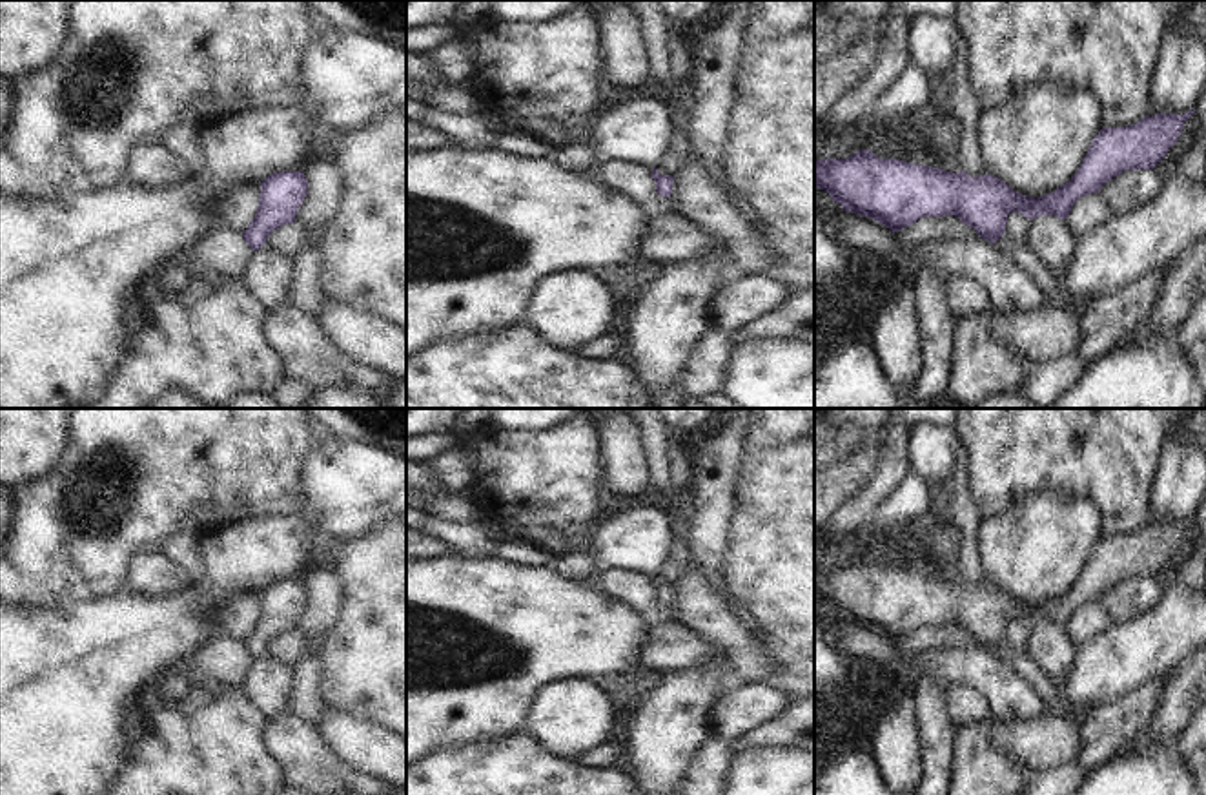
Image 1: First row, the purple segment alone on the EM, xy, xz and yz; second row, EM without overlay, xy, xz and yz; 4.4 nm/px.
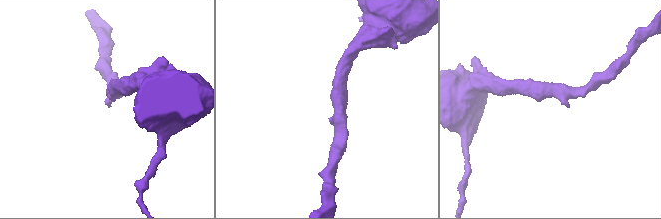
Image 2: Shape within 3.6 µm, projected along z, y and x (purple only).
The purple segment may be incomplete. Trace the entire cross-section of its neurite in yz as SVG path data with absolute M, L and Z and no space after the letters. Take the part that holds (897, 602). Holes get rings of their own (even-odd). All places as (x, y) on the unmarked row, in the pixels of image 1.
M1190 521L1146 523L1133 534L1102 536L1093 547L1078 580L1053 602L1027 605L993 583L971 585L964 578L951 582L942 576L918 574L900 567L878 567L871 558L860 558L849 567L814 567L814 594L825 598L842 618L871 625L887 635L893 642L911 635L922 625L955 624L964 633L976 638L978 645L996 651L1004 640L1007 624L1017 620L1029 629L1042 624L1068 627L1078 605L1099 602L1100 596L1126 578L1153 578L1179 549Z

